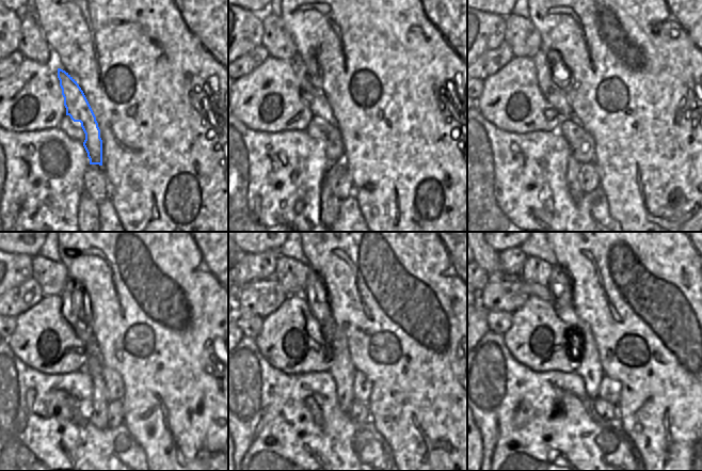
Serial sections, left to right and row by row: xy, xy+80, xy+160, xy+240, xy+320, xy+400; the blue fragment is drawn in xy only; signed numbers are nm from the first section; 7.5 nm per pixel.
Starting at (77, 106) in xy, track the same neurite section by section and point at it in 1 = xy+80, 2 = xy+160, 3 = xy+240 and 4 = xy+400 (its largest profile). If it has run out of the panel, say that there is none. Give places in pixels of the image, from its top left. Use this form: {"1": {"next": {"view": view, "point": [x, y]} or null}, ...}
{"1": {"next": {"view": "xy+80", "point": [312, 94]}}, "2": {"next": {"view": "xy+160", "point": [551, 76]}}, "3": {"next": {"view": "xy+240", "point": [75, 311]}}, "4": {"next": {"view": "xy+400", "point": [559, 284]}}}

